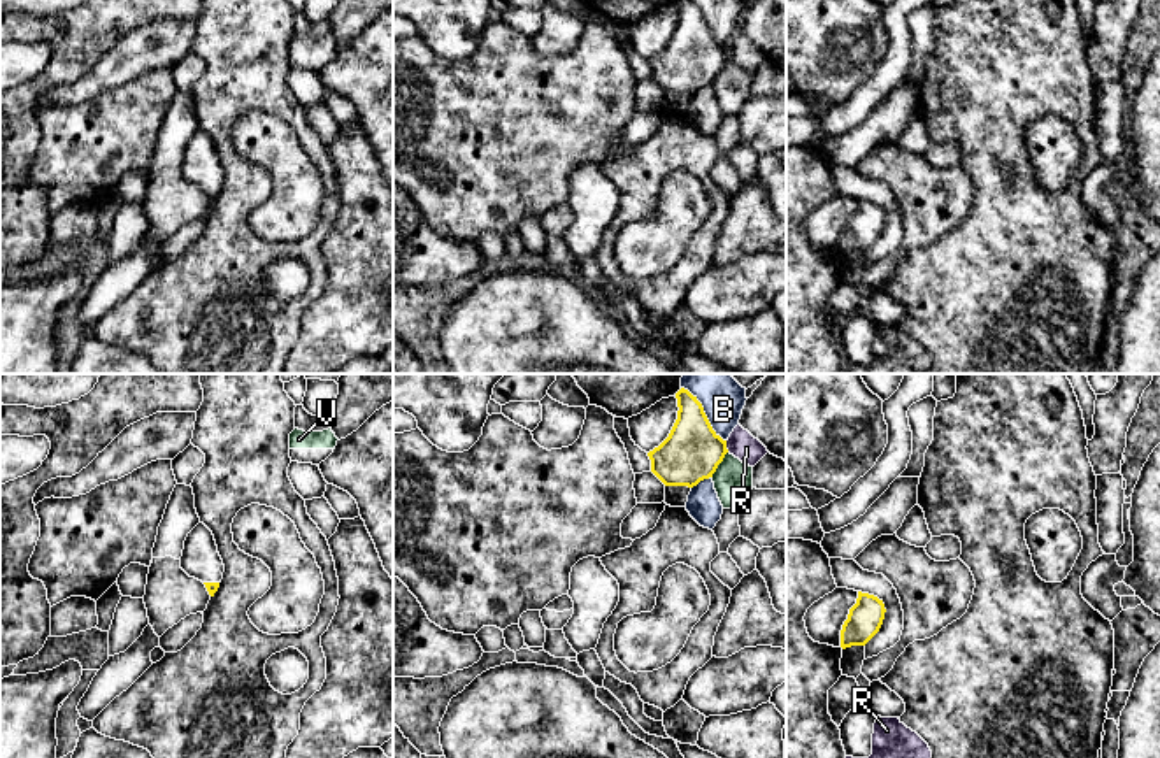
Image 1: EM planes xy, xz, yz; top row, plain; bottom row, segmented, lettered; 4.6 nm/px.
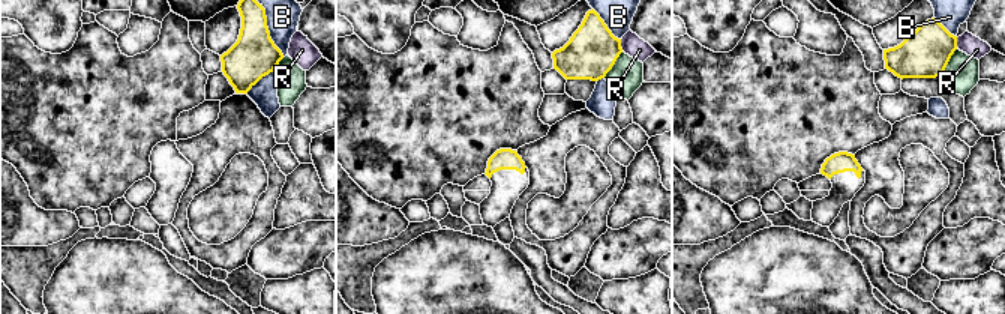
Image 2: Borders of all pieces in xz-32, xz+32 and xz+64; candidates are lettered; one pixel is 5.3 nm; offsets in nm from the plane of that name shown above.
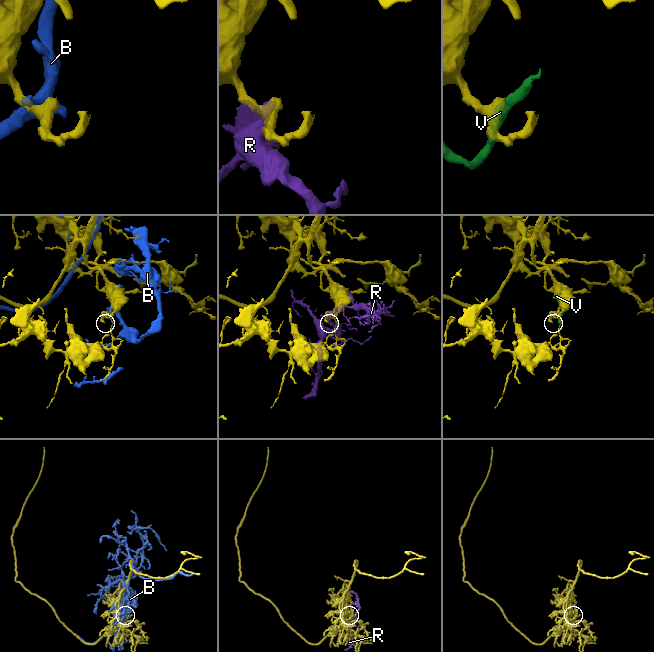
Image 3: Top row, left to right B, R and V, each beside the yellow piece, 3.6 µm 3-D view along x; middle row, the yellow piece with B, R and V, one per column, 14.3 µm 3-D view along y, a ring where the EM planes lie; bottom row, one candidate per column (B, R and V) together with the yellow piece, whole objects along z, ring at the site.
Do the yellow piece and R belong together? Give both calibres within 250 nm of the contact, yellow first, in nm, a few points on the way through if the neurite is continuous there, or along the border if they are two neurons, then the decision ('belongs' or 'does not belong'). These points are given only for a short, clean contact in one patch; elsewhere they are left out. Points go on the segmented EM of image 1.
calibres 260 and 120 nm; border xz (725, 441), (729, 451); does not belong

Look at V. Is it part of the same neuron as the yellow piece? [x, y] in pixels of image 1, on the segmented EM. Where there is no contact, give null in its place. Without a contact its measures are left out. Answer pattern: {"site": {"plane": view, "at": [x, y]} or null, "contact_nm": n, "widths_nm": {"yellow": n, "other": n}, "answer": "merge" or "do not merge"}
{"site": {"plane": "xz", "at": [718, 464]}, "contact_nm": 150, "widths_nm": {"yellow": 260, "other": 180}, "answer": "do not merge"}

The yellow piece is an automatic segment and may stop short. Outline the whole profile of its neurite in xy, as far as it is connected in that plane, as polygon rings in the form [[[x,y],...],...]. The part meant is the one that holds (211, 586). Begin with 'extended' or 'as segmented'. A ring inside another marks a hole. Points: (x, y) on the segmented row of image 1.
extended | [[[198,523],[186,537],[181,556],[181,568],[198,581],[202,581],[211,597],[219,588],[225,565],[218,553],[212,532]]]

